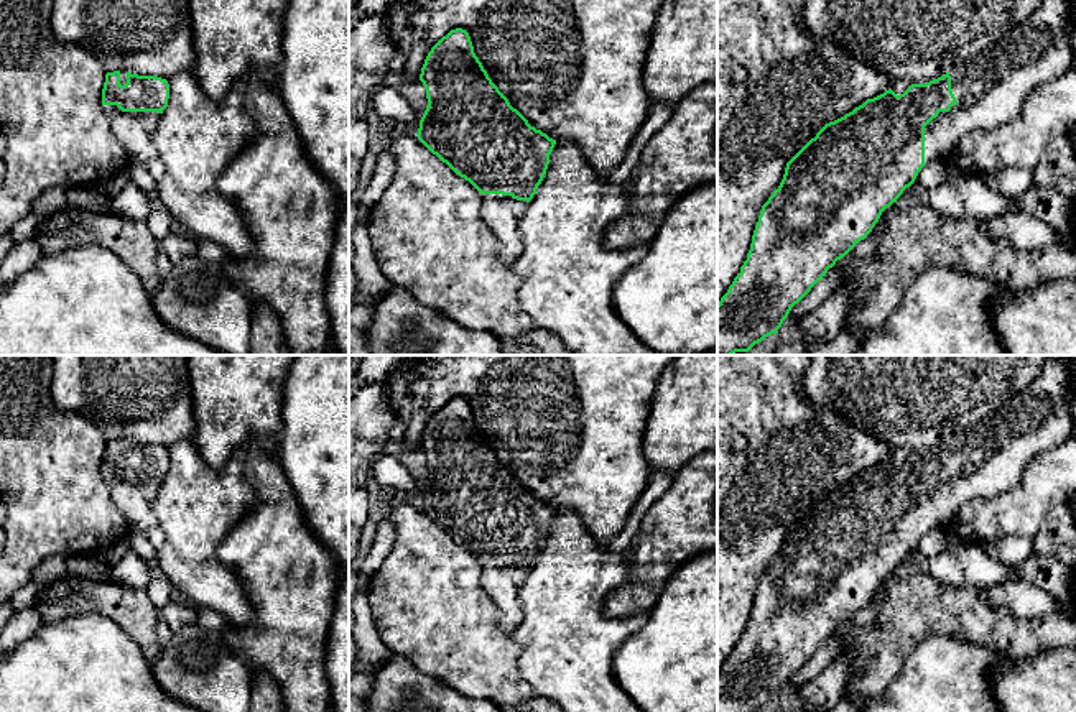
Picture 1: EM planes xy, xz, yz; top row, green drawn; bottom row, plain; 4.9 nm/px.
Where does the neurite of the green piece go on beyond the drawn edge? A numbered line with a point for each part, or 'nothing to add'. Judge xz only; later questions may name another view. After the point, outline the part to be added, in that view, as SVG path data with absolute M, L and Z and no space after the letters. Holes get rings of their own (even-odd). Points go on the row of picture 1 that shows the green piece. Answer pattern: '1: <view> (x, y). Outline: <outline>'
1: xz (502, 214). Outline: M480 194L480 199L482 219L500 243L500 263L512 266L523 248L518 227L530 202L502 194Z

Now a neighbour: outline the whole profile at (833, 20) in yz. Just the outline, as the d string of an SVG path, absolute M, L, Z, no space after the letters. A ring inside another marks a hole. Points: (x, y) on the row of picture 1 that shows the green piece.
M808 0L806 28L890 79L926 84L994 46L1041 0Z

